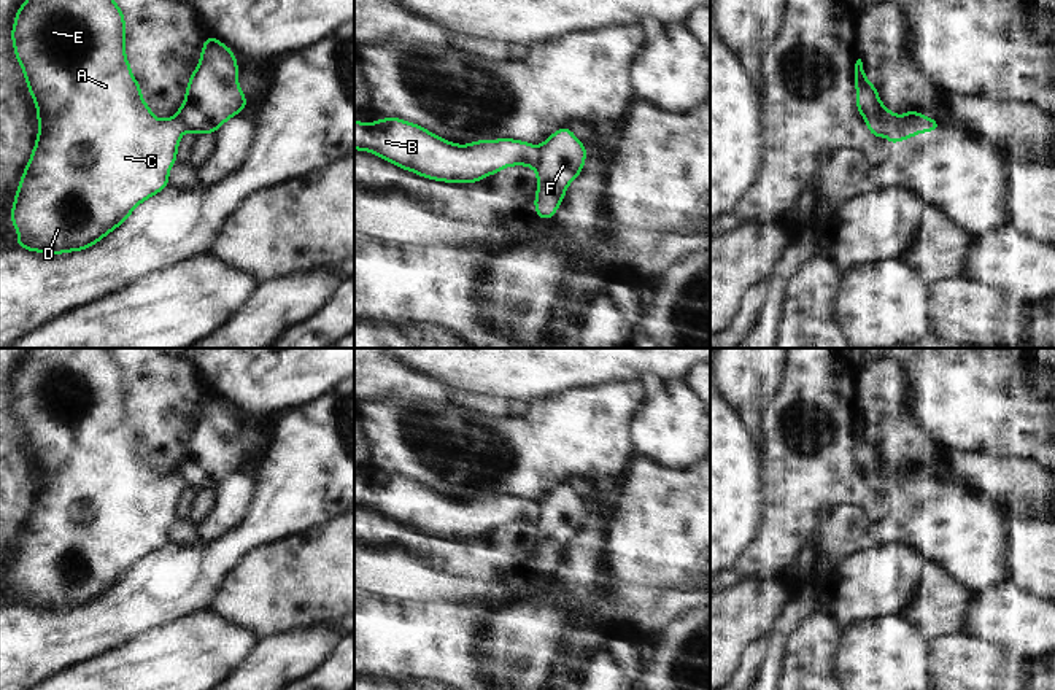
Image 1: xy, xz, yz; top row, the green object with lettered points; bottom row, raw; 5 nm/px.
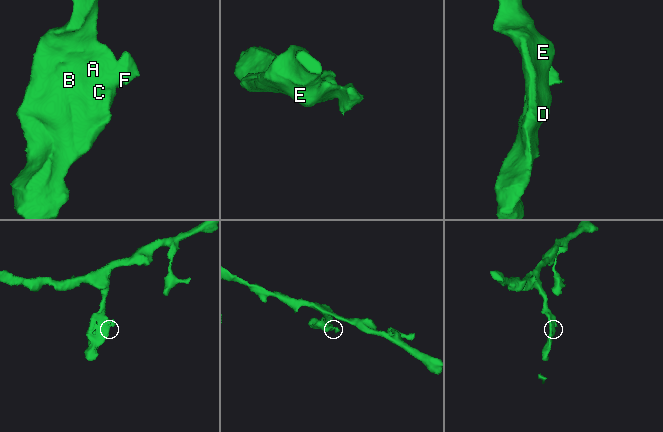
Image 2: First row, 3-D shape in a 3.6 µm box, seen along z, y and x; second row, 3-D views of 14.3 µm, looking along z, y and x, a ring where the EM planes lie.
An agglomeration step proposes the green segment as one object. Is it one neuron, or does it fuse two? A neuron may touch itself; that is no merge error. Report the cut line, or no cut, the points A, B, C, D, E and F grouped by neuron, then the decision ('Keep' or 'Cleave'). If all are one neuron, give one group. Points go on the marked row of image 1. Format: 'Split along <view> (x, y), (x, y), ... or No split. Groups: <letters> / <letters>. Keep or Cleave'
Split along yz (866, 120), (879, 118), (885, 124), (887, 135). Groups: A B C D E / F. Cleave.

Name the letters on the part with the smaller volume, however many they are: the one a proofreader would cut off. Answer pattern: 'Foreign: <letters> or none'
Foreign: F.

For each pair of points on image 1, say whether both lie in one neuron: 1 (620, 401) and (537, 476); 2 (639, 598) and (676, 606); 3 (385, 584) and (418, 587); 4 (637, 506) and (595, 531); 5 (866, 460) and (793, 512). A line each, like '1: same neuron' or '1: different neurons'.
1: same neuron
2: same neuron
3: same neuron
4: different neurons
5: different neurons

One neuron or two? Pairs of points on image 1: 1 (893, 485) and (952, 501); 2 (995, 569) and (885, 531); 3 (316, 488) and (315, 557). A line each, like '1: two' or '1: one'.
1: one
2: one
3: two

